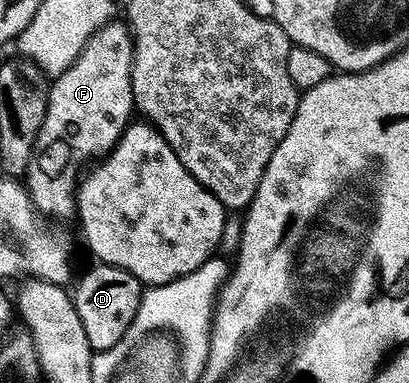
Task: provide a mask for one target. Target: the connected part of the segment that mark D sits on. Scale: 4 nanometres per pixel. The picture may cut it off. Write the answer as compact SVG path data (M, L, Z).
M96 263L80 280L73 299L76 312L85 329L91 349L94 353L112 349L121 340L125 330L136 316L137 306L143 293L143 285L135 275L123 271L111 264Z

